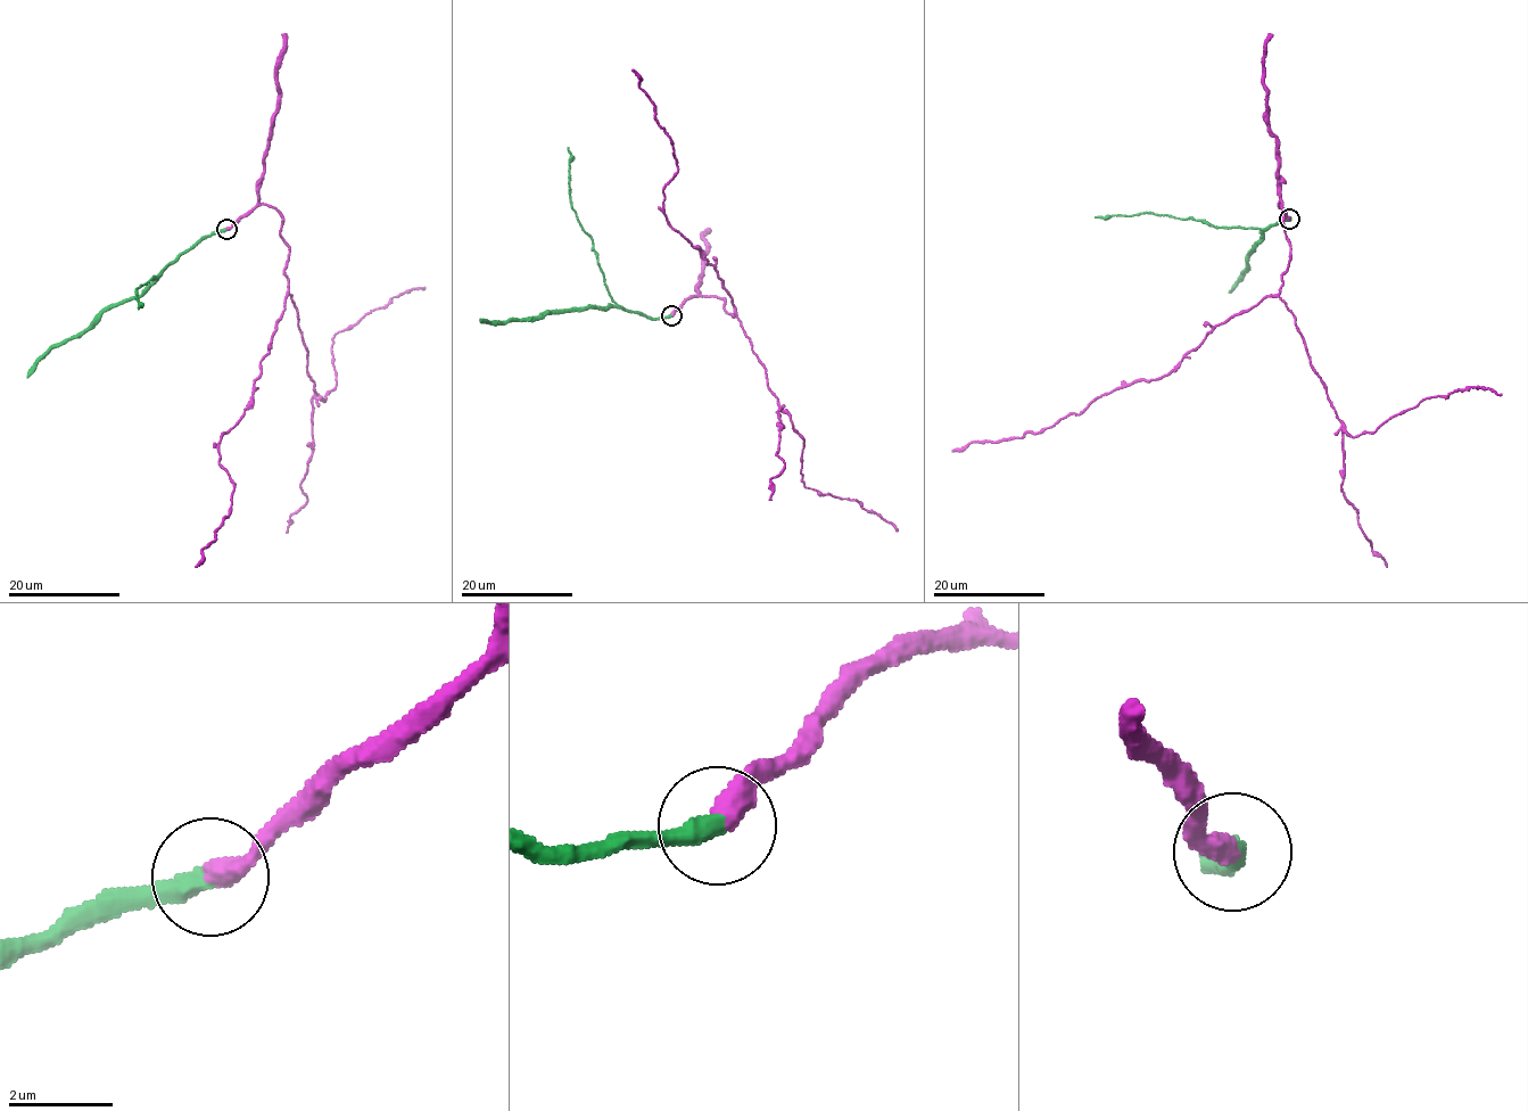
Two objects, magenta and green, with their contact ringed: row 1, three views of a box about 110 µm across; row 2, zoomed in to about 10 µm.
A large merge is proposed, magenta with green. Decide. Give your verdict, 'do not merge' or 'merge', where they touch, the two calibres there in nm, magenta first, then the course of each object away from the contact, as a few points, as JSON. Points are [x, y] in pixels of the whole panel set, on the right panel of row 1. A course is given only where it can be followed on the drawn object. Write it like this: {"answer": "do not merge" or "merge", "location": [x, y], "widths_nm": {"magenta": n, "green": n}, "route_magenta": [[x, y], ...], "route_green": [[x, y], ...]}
{"answer": "merge", "location": [1289, 219], "widths_nm": {"magenta": 440, "green": 420}, "route_magenta": [[1289, 219], [1281, 202], [1290, 247], [1278, 293], [1219, 324], [1180, 364], [1096, 397], [1041, 429], [952, 451]], "route_green": [[1289, 219], [1264, 229], [1263, 237], [1250, 249], [1244, 277], [1229, 293]]}

